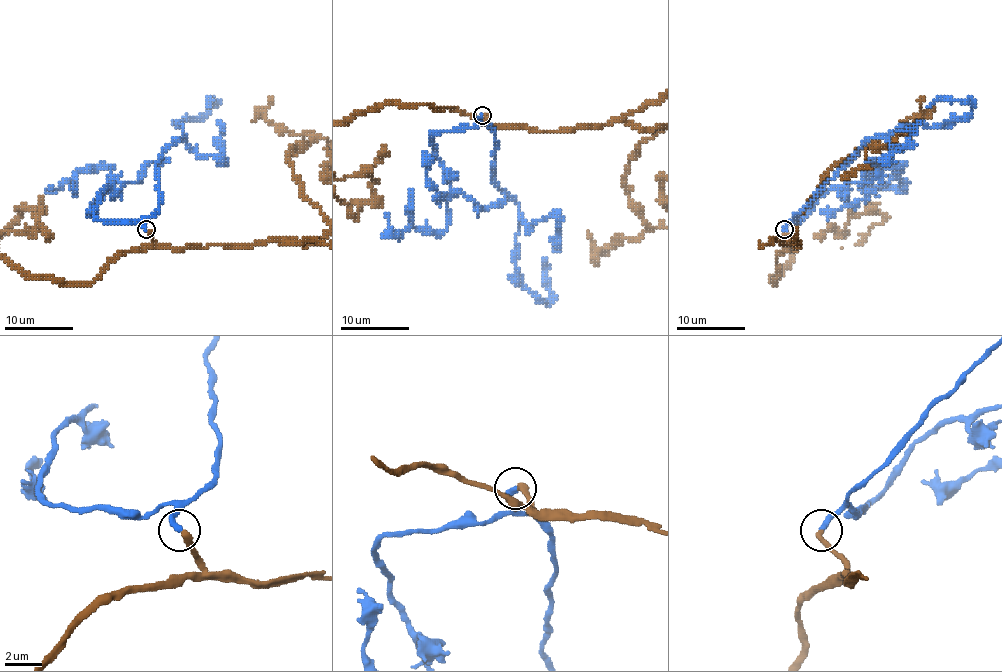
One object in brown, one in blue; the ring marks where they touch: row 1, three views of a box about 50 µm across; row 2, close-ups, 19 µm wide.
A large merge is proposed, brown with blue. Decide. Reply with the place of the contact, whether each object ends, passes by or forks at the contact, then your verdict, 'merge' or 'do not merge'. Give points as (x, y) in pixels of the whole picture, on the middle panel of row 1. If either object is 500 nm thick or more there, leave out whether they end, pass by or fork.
place (482, 115); brown ends; blue ends; merge

